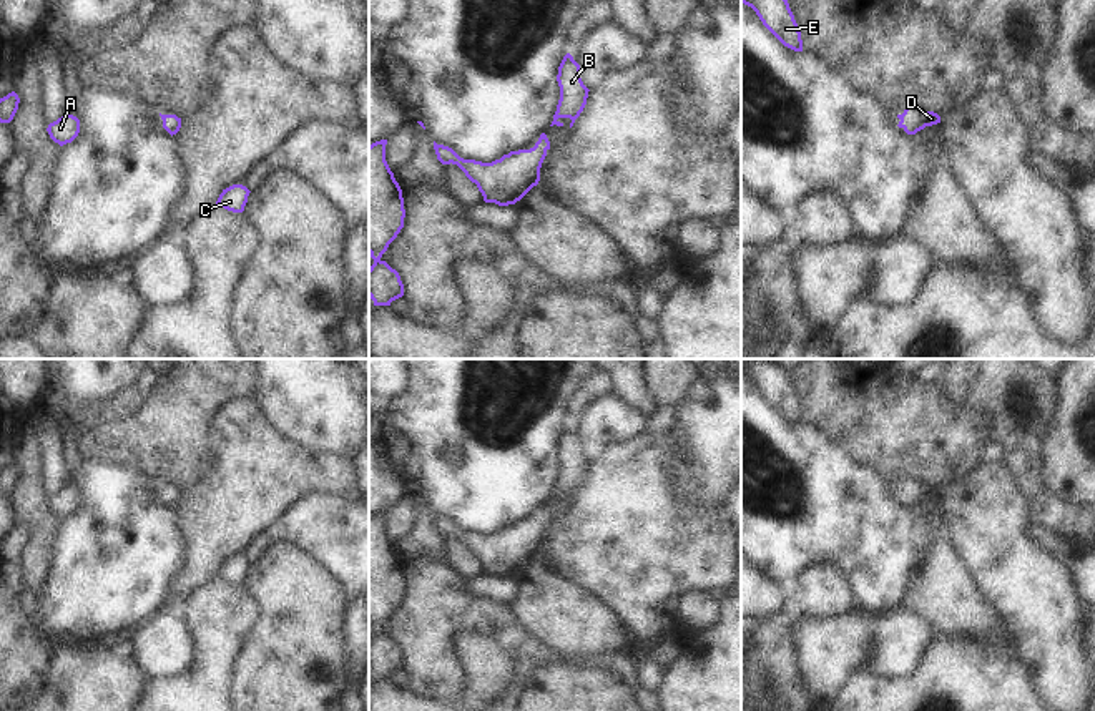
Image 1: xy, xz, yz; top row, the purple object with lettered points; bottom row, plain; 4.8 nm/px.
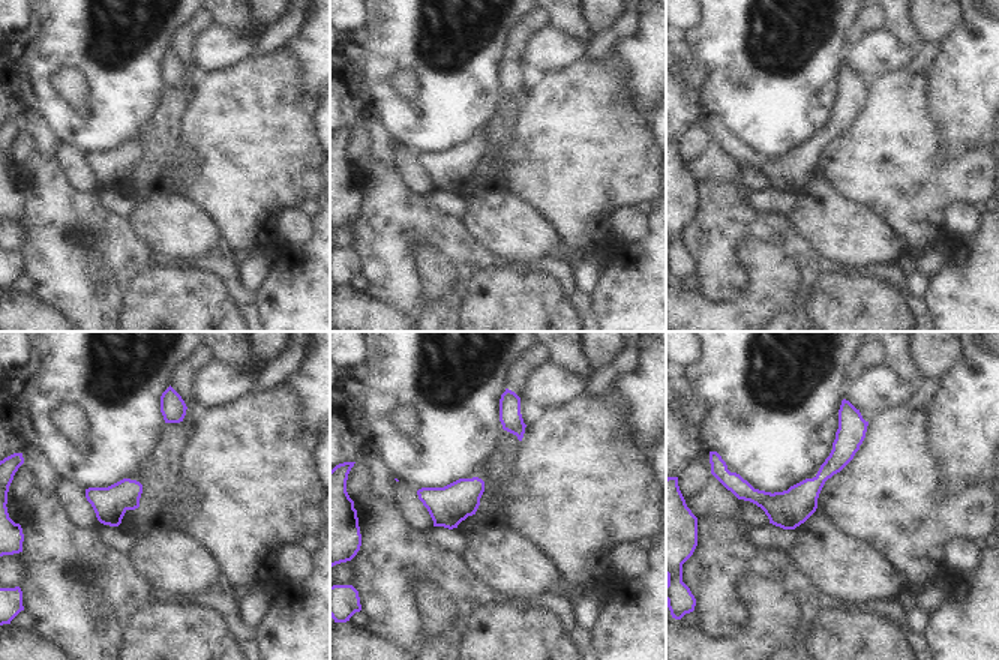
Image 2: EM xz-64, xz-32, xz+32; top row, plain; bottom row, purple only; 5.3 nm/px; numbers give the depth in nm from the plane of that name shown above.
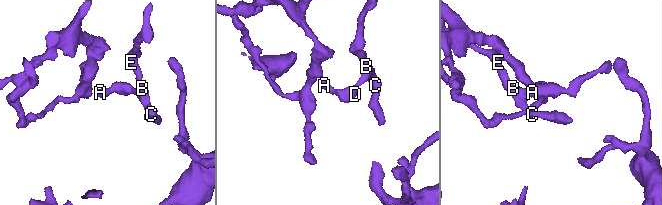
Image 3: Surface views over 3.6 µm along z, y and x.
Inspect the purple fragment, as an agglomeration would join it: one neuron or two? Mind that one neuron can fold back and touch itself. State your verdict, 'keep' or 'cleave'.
keep

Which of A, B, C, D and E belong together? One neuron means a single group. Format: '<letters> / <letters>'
A B C D E

